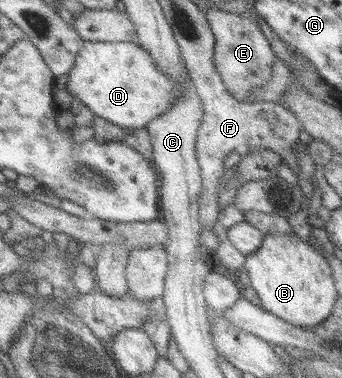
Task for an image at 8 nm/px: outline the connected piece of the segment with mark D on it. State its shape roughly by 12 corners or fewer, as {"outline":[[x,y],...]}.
{"outline":[[135,40],[84,41],[73,100],[130,131],[180,95]]}

